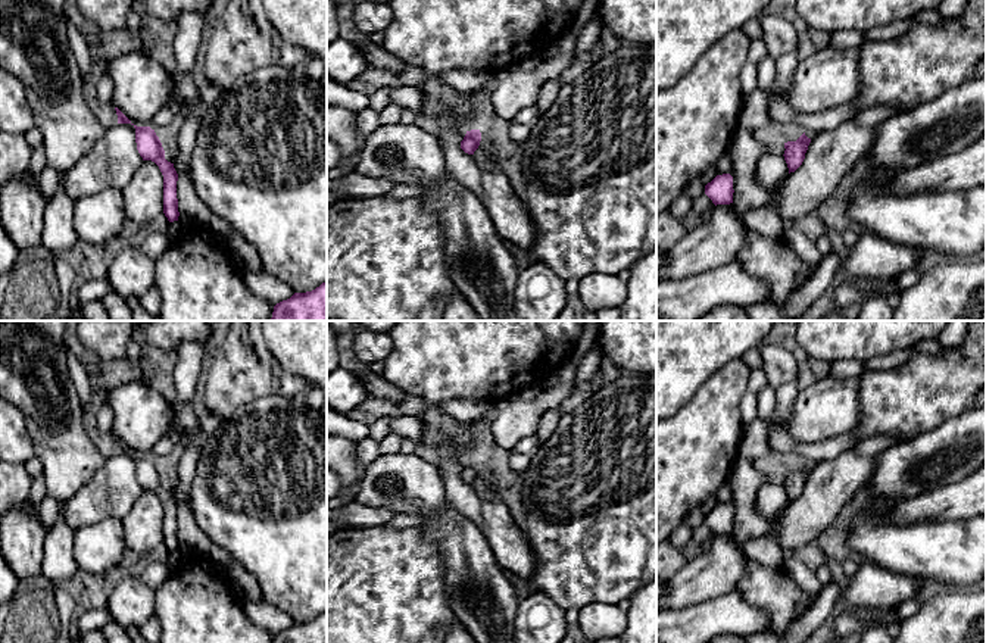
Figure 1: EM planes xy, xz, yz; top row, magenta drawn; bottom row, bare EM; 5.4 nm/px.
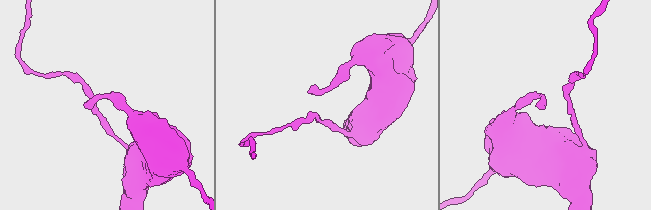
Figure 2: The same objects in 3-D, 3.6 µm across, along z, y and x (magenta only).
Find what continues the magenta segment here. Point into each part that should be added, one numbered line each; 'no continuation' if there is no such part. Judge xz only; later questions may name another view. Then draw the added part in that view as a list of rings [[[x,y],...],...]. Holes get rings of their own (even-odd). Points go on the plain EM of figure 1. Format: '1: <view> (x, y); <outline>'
no continuation

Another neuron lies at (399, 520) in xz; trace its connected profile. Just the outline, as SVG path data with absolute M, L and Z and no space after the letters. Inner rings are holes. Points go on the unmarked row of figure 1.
M394 514L387 525L394 528L409 528L419 527L424 522L424 515L411 515L411 514Z

